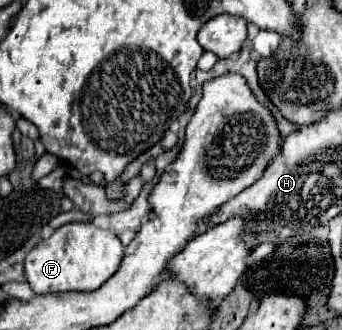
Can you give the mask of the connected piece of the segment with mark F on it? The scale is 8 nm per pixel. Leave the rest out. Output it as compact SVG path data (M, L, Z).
M75 222L57 228L47 240L39 242L25 256L25 274L35 294L95 290L103 286L121 266L125 246L113 230L97 228L91 222Z

